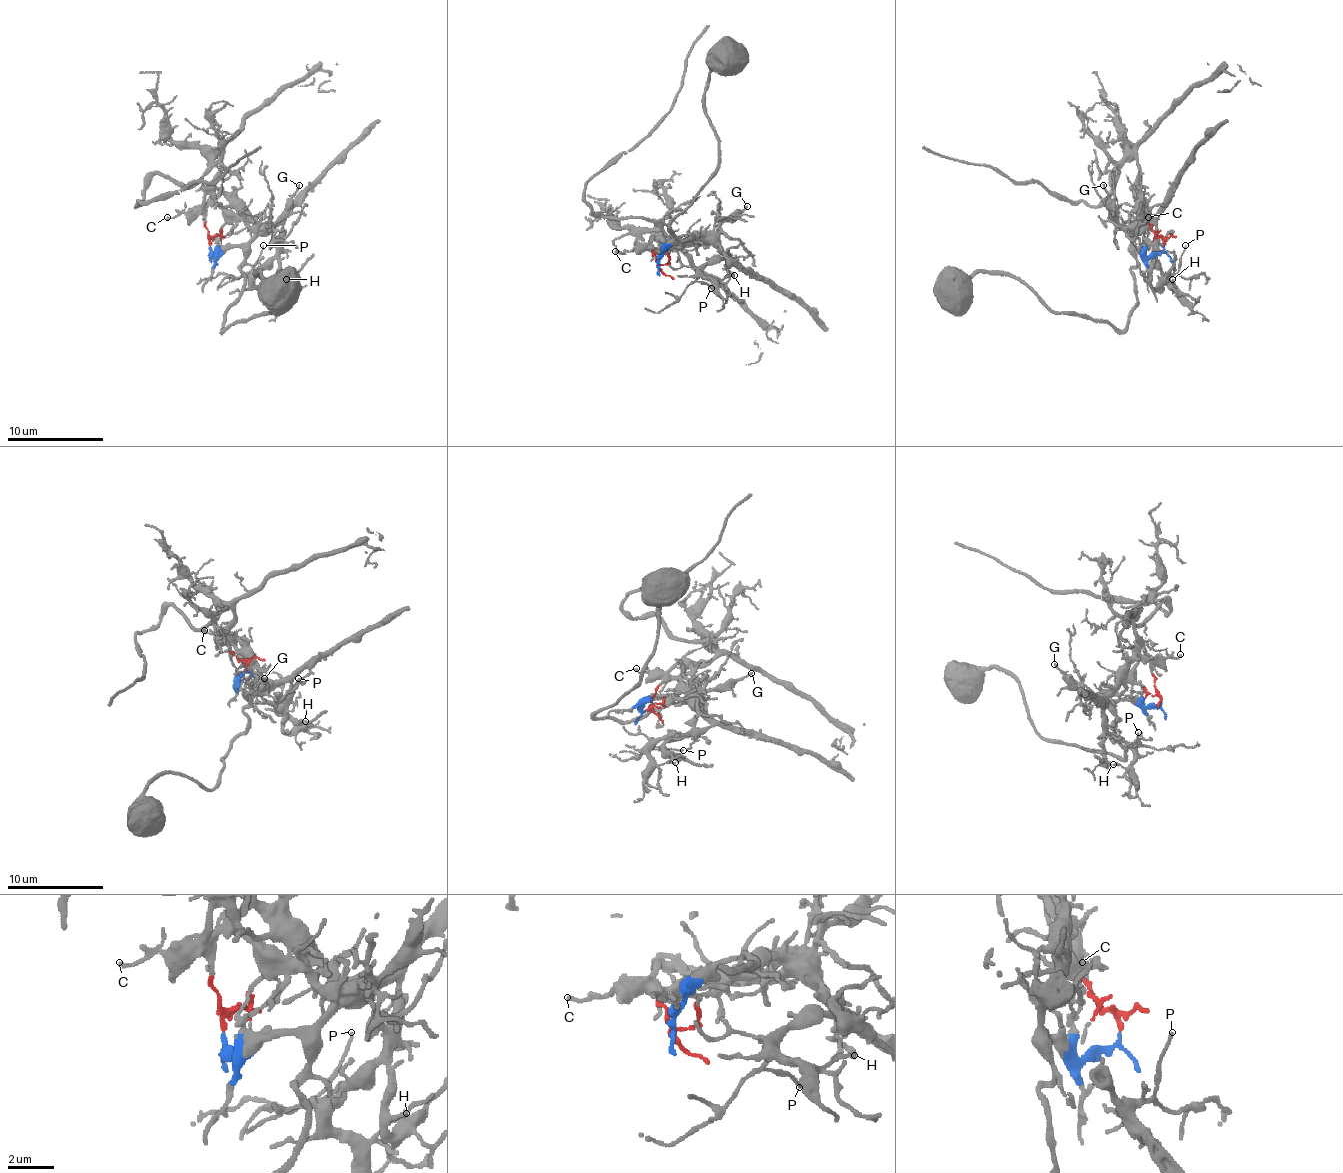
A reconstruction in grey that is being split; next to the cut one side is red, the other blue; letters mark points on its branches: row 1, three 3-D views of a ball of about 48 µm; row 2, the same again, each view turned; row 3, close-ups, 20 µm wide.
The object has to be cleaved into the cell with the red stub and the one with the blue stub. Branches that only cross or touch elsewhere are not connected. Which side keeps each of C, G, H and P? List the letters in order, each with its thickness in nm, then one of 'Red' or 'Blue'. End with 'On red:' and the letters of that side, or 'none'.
C: Thickness 140 nm. Red
G: Thickness 130 nm. Blue
H: Thickness 110 nm. Blue
P: Thickness 100 nm. Blue
On red: C

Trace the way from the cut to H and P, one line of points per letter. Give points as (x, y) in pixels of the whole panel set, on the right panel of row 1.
H: (1163, 247), (1142, 254), (1132, 245), (1134, 235), (1142, 235), (1151, 250), (1154, 264), (1178, 290), (1173, 278)
P: (1163, 247), (1142, 254), (1132, 245), (1134, 235), (1142, 235), (1154, 262), (1168, 274), (1178, 266), (1185, 245)

